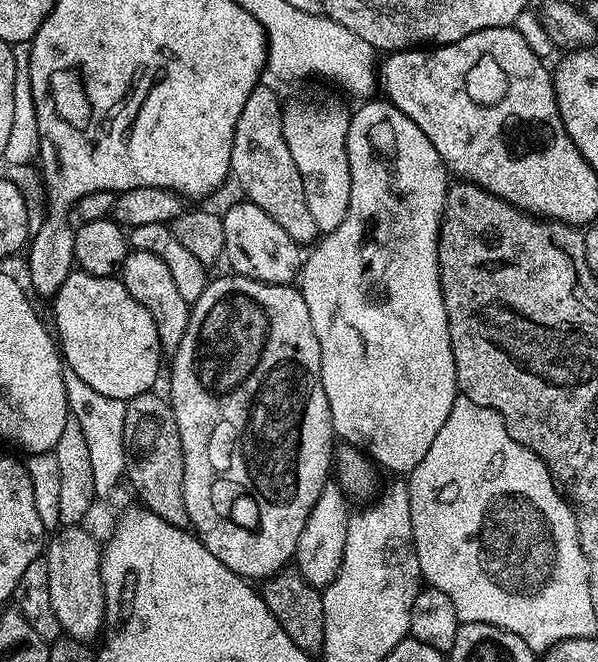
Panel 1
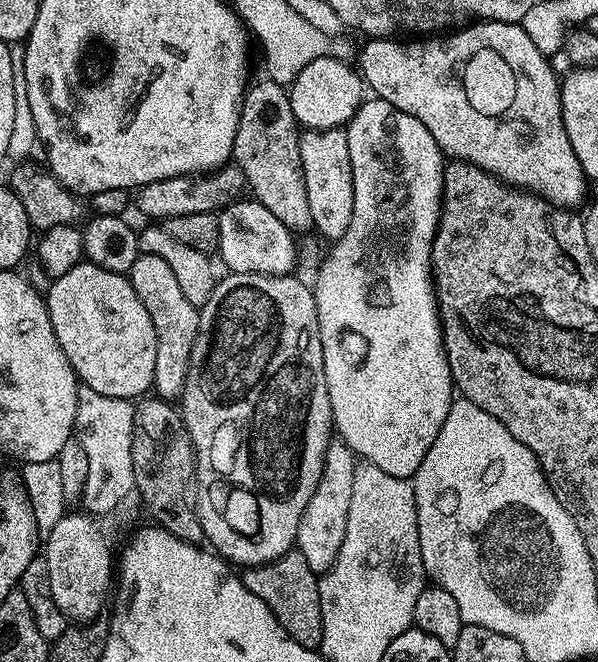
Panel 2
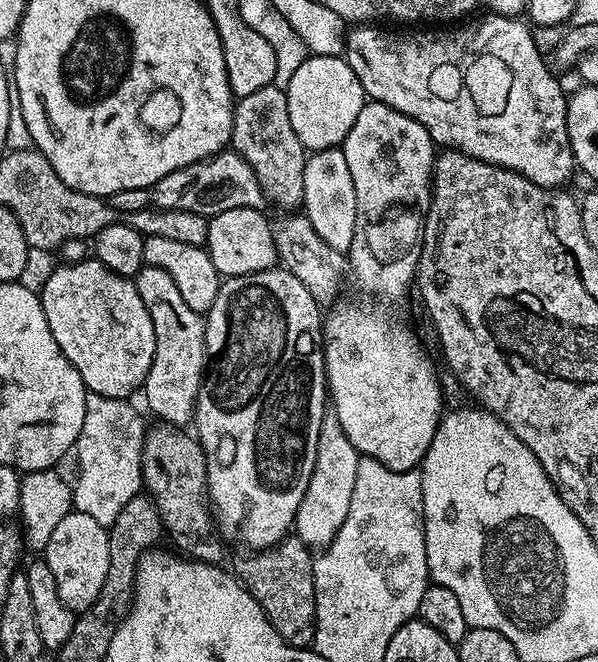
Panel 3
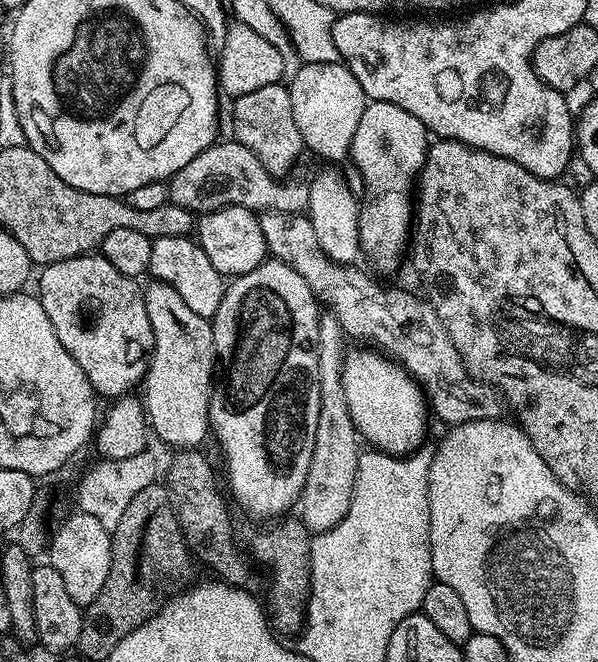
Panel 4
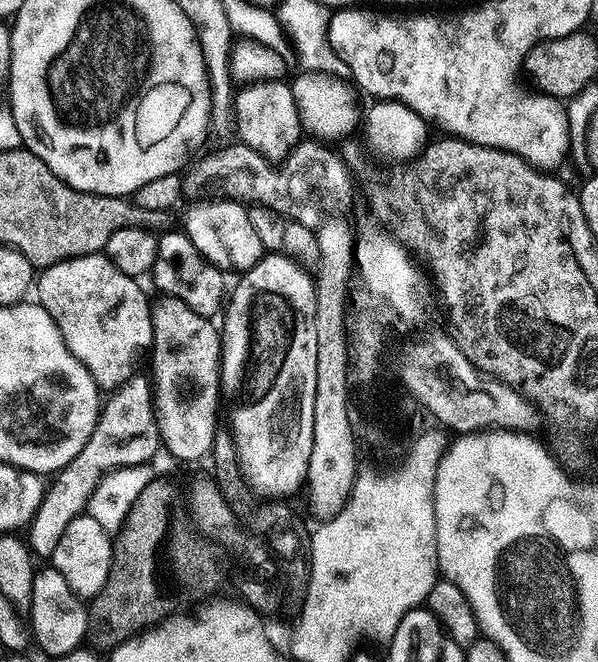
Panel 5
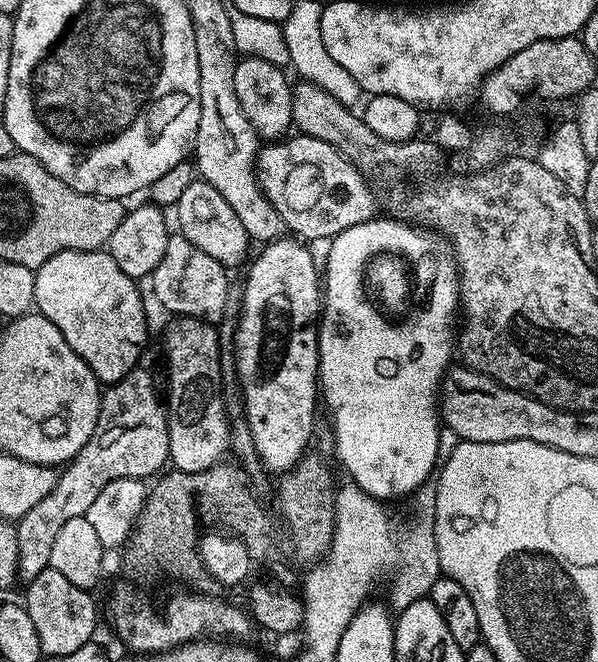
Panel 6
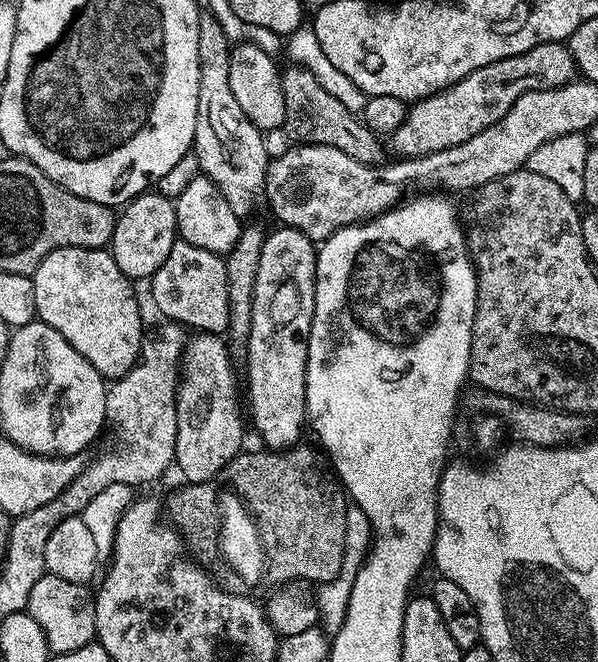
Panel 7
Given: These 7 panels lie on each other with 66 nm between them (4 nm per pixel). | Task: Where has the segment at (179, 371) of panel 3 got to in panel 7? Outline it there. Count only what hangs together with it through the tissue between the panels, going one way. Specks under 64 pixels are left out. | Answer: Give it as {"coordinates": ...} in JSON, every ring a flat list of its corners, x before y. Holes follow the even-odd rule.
{"coordinates":[[200,332,187,341,180,374,180,388,176,392,178,410,178,442,176,443,175,467,180,468,183,478,190,484,205,484,219,476,224,467,242,452,246,412,242,407,242,388,236,385,237,369,233,368,228,345,223,335,215,332]]}

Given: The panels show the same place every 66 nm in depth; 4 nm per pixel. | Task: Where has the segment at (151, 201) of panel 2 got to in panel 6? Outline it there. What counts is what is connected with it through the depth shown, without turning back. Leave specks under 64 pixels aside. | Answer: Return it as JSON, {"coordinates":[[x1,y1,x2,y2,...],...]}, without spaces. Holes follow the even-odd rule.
{"coordinates":[[296,134,283,142,272,142,261,147,256,158,256,178,260,181,260,189,264,191,266,198,284,219,285,229,304,242,331,241,342,230,365,224,377,215,373,185,343,154,334,150,334,146,318,142,318,138]]}

